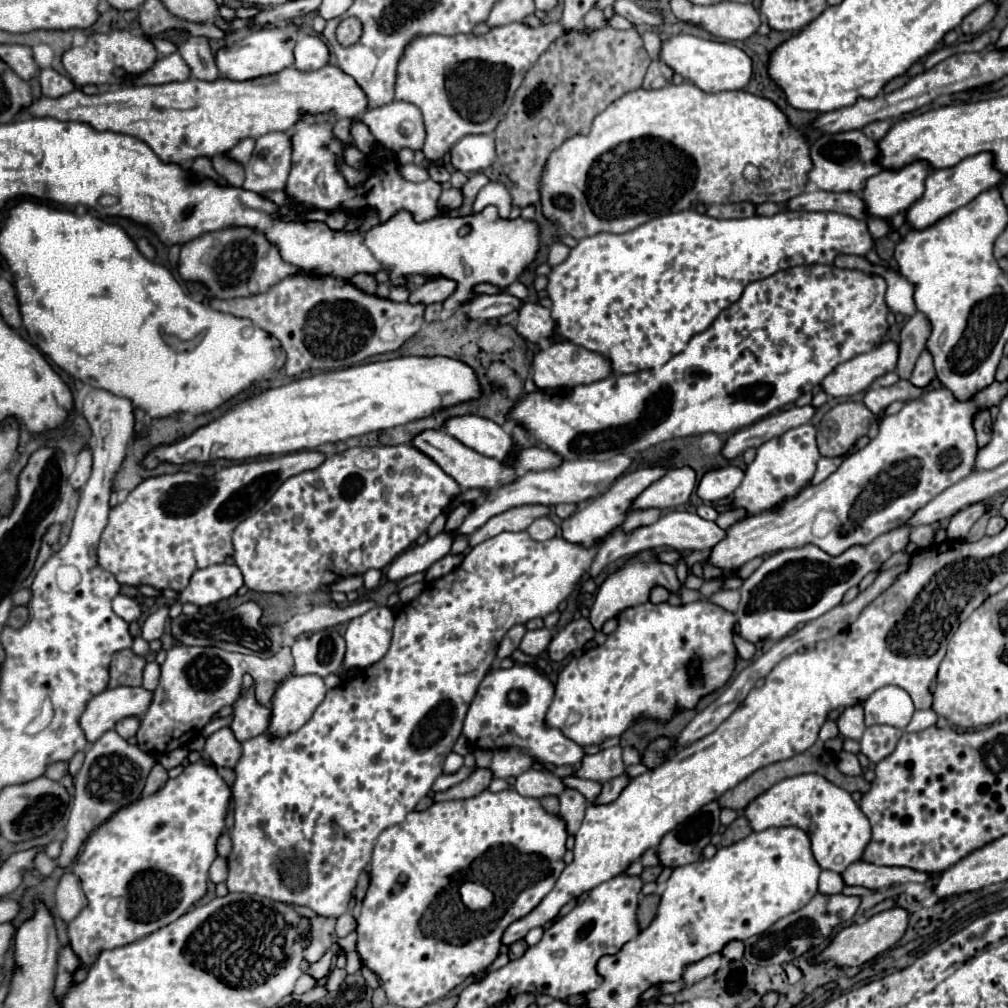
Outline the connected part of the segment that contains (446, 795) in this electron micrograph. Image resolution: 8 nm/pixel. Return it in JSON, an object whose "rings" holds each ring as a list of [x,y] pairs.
{"rings":[[[475,768],[475,772],[467,780],[459,782],[457,786],[449,788],[447,792],[435,794],[435,800],[441,802],[441,800],[461,800],[461,798],[477,796],[483,790],[487,790],[487,786],[489,786],[491,780],[493,780],[493,772],[489,768]]]}

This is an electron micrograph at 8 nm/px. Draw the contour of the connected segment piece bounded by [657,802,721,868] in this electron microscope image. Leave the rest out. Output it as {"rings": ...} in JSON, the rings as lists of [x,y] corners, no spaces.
{"rings":[[[709,802],[673,832],[665,834],[657,848],[661,864],[677,868],[701,860],[703,848],[717,834],[719,810],[717,802]]]}

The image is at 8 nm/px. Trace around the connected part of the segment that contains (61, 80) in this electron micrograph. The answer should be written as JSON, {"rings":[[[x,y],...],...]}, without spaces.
{"rings":[[[41,68],[37,78],[41,82],[43,96],[49,96],[49,98],[59,98],[63,94],[69,94],[75,88],[75,84],[71,82],[71,78],[55,72],[53,68]]]}

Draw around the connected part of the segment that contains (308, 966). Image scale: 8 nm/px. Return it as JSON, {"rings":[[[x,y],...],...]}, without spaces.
{"rings":[[[327,950],[327,952],[323,954],[323,958],[317,960],[317,962],[307,962],[307,960],[303,960],[303,962],[301,962],[301,970],[303,970],[303,974],[309,974],[309,976],[315,978],[317,982],[321,982],[321,980],[327,978],[329,972],[331,972],[331,960],[333,960],[333,954],[331,954],[331,950]]]}

